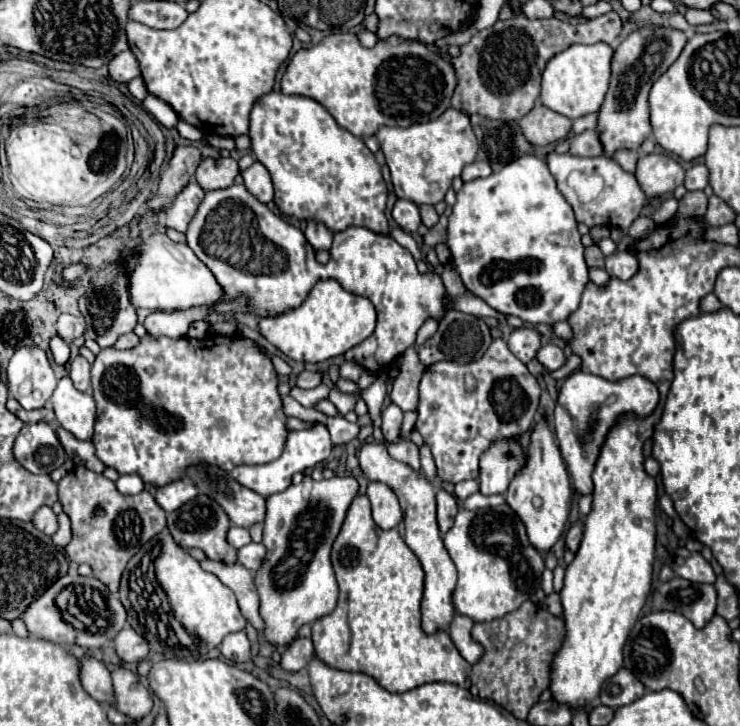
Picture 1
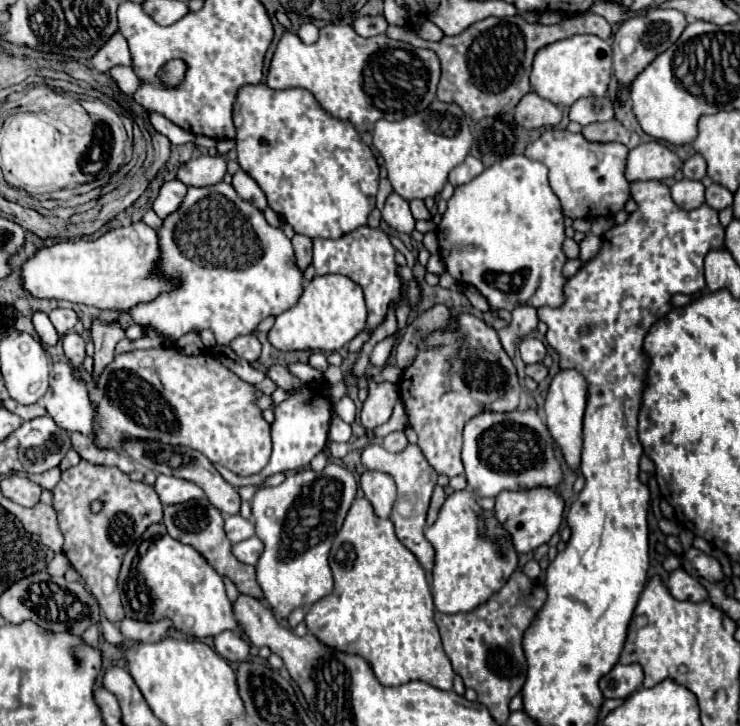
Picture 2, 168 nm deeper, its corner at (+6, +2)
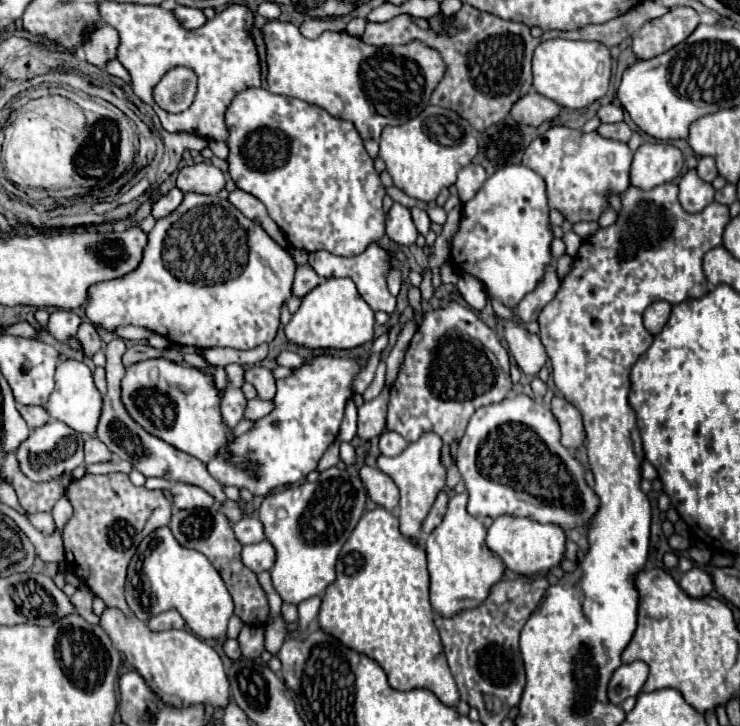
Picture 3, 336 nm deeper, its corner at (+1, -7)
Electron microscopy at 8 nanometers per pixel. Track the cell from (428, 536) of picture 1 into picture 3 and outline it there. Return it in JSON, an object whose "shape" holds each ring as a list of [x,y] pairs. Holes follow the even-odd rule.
{"shape":[[[425,434],[421,440],[411,442],[399,456],[395,458],[377,458],[377,468],[393,478],[393,482],[401,490],[401,502],[399,502],[399,530],[405,538],[413,542],[421,542],[421,524],[427,518],[437,494],[445,488],[445,468],[439,462],[441,456],[441,438],[437,434]]]}

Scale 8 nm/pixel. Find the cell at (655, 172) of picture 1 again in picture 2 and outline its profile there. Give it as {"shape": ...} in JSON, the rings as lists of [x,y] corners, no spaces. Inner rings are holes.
{"shape":[[[658,141],[640,143],[628,153],[626,179],[628,181],[648,181],[648,179],[666,179],[682,167],[680,157]]]}

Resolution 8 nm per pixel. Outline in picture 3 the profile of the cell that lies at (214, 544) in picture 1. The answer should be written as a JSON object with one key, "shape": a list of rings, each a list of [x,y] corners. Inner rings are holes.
{"shape":[[[213,506],[213,508],[195,508],[195,510],[177,510],[171,516],[169,528],[171,528],[175,540],[181,546],[205,554],[209,558],[209,562],[217,568],[217,572],[221,574],[221,578],[227,584],[229,594],[231,594],[231,598],[235,602],[235,614],[243,622],[263,624],[267,620],[267,612],[269,612],[267,594],[261,588],[261,584],[257,580],[257,574],[243,566],[243,562],[241,562],[241,548],[243,546],[233,536],[229,520],[225,518],[225,514],[217,506]]]}

